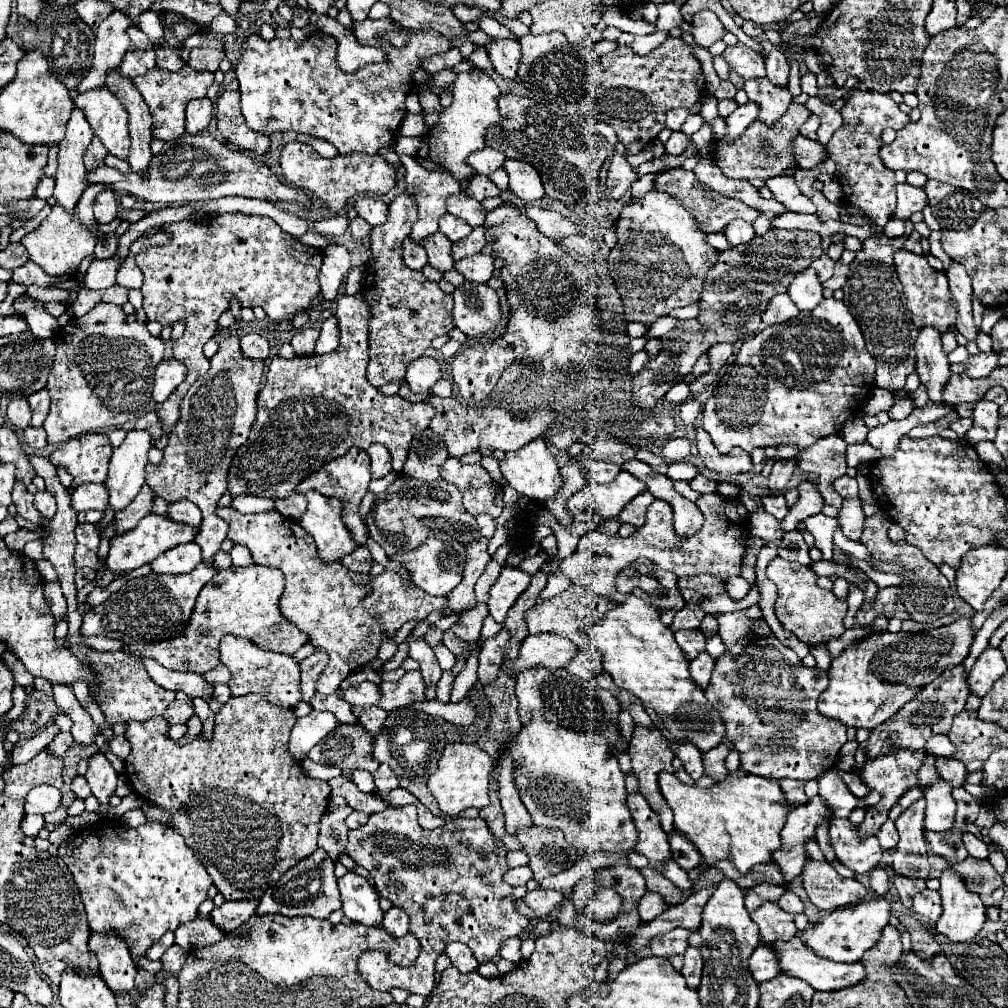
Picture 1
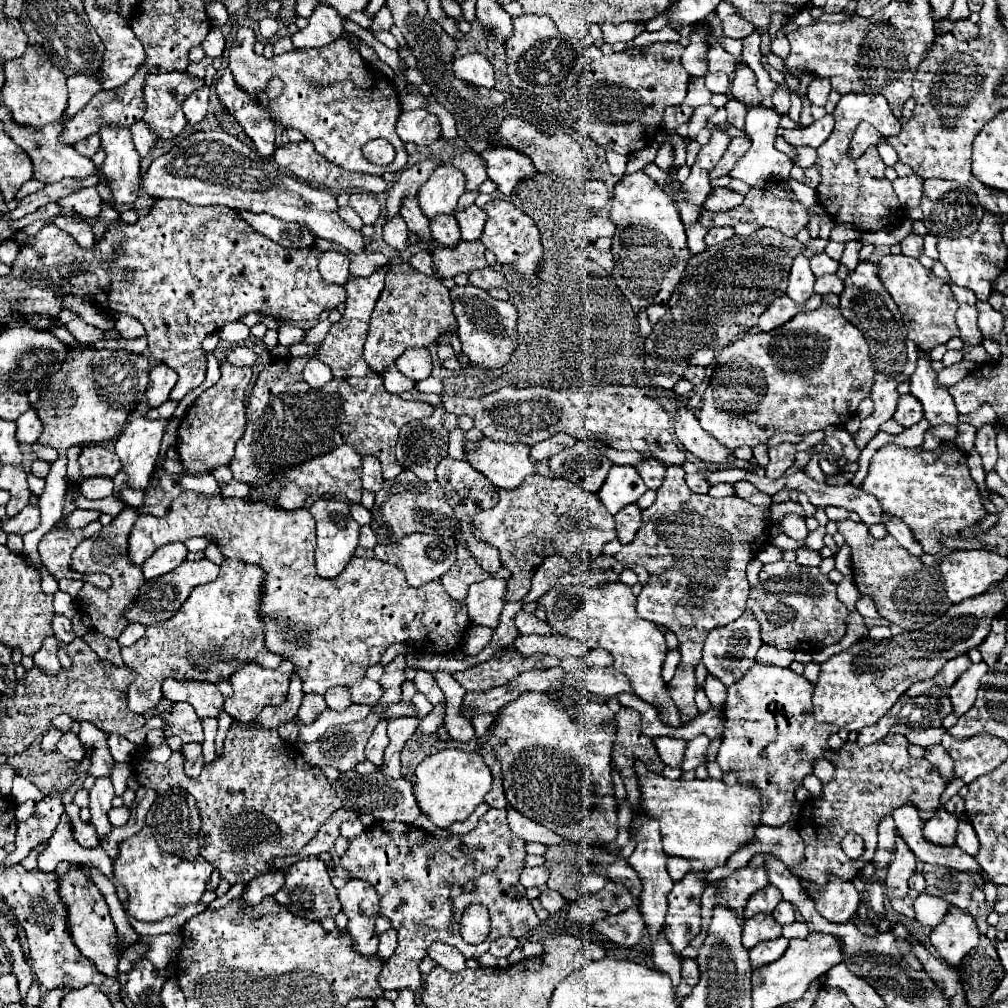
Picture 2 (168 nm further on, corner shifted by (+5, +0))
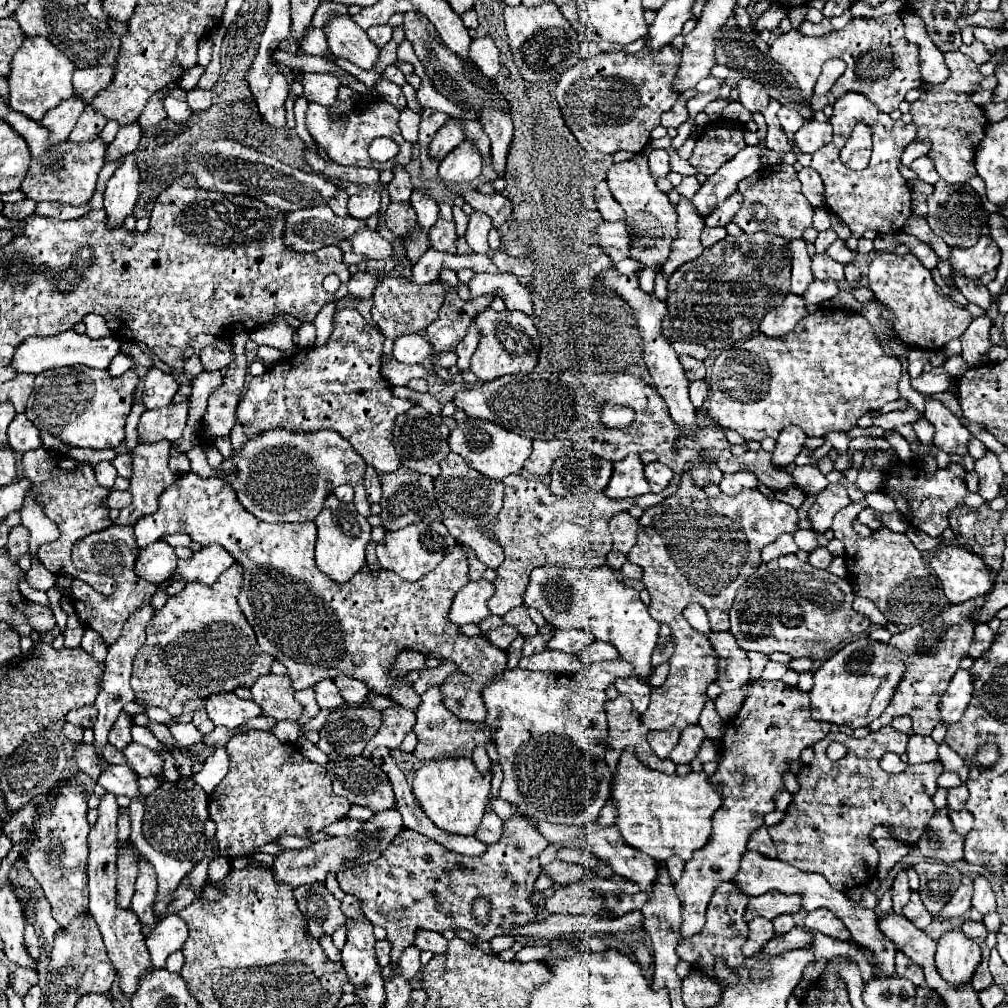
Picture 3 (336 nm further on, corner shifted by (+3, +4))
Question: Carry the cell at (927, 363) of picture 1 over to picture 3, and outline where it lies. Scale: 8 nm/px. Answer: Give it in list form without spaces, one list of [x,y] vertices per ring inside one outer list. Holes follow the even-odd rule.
[[[927,397],[927,409],[925,409],[927,421],[935,427],[933,443],[945,451],[945,453],[955,453],[955,455],[967,455],[967,443],[973,437],[961,421],[939,401]]]

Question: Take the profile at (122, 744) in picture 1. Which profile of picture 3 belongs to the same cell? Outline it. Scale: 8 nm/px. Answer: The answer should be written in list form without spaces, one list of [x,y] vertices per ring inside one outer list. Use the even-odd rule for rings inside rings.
[[[121,713],[115,719],[115,723],[113,723],[113,727],[111,727],[109,735],[107,735],[109,743],[115,745],[117,749],[127,747],[131,743],[131,725],[133,725],[133,719],[127,713]]]

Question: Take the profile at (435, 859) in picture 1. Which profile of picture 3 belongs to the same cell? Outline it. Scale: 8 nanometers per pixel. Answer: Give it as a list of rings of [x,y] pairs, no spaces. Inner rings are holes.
[[[511,817],[505,821],[503,839],[489,845],[487,855],[481,857],[455,855],[445,847],[439,847],[439,843],[431,843],[429,839],[423,839],[423,835],[403,829],[381,859],[341,871],[337,881],[345,893],[351,893],[361,901],[363,913],[373,925],[387,929],[393,961],[381,973],[389,979],[403,947],[413,945],[419,927],[439,933],[447,929],[467,929],[479,939],[489,941],[495,935],[505,935],[515,925],[537,919],[529,895],[541,873],[539,855],[547,845],[549,843],[539,829],[523,817]],[[479,897],[485,897],[491,903],[489,919],[485,923],[477,921],[471,913],[471,905]]]

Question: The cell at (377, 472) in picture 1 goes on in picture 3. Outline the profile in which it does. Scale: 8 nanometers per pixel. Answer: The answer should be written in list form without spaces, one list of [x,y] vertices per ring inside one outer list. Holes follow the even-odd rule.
[[[367,467],[365,471],[365,489],[367,489],[367,497],[371,503],[379,503],[381,499],[381,487],[379,487],[379,479],[377,479],[377,473],[373,467]]]

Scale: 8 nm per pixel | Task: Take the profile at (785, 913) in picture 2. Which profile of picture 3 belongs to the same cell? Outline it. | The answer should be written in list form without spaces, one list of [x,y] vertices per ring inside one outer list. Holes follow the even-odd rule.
[[[785,915],[779,919],[773,919],[773,927],[775,927],[775,935],[783,935],[783,933],[791,931],[795,927],[795,923],[793,923],[791,915]]]

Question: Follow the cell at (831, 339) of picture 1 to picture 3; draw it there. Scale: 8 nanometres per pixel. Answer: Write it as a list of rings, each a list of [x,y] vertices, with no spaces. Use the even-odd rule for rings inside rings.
[[[819,309],[813,315],[803,317],[797,327],[779,339],[767,335],[753,335],[733,349],[725,349],[715,359],[711,369],[709,387],[711,399],[707,417],[719,421],[723,431],[737,431],[743,439],[761,441],[763,437],[777,439],[779,433],[789,427],[801,427],[807,437],[823,437],[831,431],[851,431],[857,427],[859,417],[869,411],[879,411],[885,403],[899,399],[897,381],[901,375],[901,363],[877,343],[873,327],[863,315],[841,309]]]

